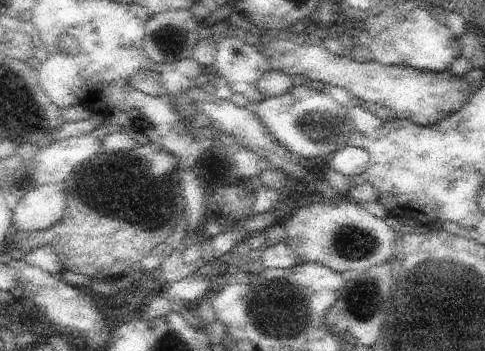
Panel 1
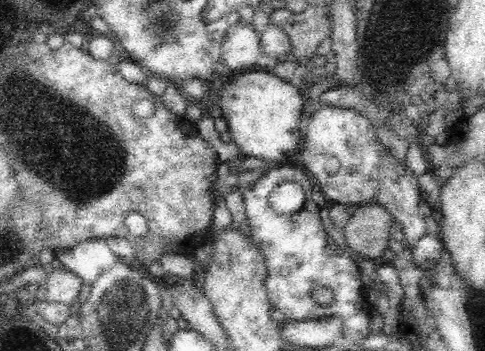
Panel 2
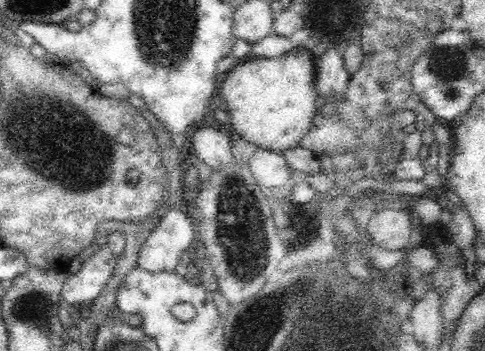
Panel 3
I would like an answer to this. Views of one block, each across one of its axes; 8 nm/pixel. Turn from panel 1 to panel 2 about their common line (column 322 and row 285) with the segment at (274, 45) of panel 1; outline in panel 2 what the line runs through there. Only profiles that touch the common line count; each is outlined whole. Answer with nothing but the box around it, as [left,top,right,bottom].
[46,268,84,306]

